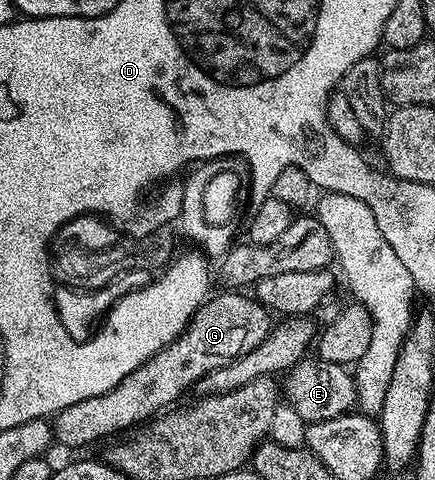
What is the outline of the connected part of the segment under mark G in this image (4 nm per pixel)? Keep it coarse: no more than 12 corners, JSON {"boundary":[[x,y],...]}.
{"boundary":[[212,295],[113,390],[53,417],[83,448],[126,433],[265,342],[250,295]]}

